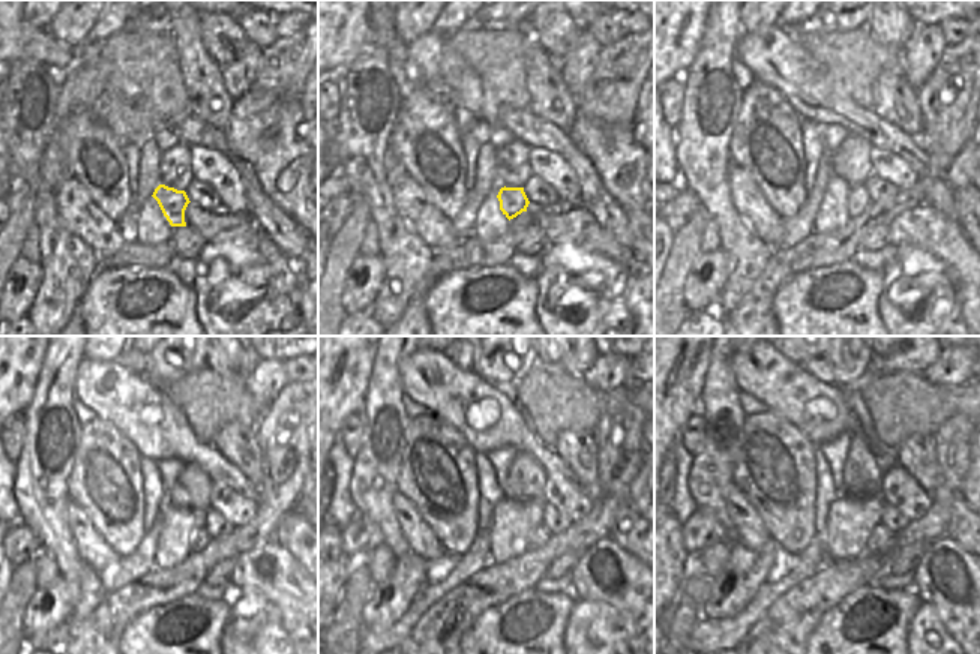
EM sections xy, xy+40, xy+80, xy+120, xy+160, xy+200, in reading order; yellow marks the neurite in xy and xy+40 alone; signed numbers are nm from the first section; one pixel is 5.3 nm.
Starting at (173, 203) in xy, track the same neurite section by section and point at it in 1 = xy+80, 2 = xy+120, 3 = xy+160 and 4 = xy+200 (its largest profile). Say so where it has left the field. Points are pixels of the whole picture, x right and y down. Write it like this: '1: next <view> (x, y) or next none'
1: next xy+80 (859, 200)
2: next xy+120 (200, 539)
3: next xy+160 (541, 534)
4: next xy+200 (881, 542)

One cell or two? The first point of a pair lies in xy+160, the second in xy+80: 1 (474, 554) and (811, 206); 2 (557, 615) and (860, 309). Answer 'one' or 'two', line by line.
1: one
2: one

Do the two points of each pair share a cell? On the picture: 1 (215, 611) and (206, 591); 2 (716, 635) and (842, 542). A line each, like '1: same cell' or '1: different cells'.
1: different cells
2: different cells

